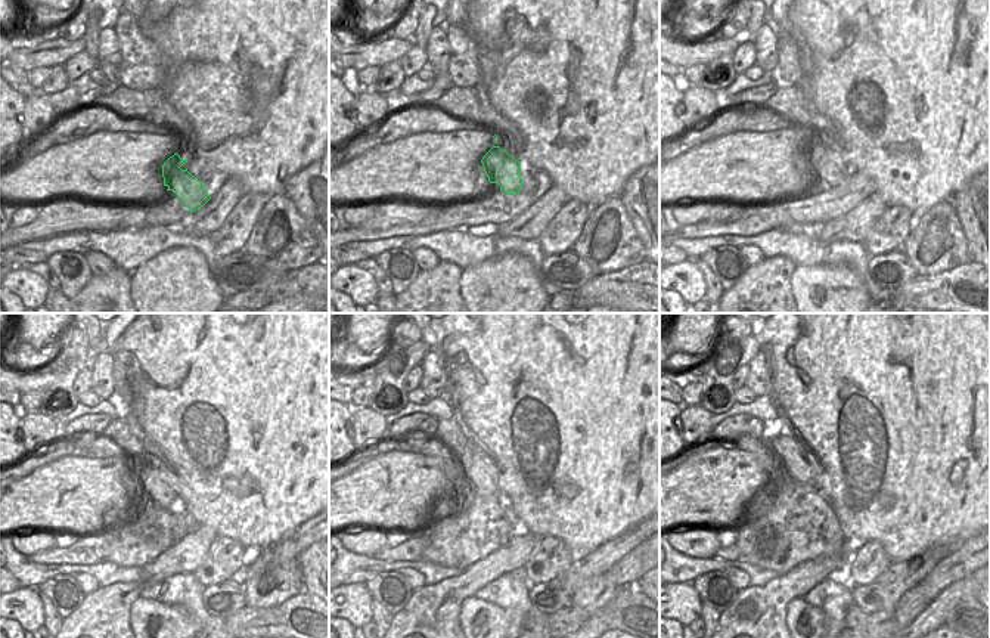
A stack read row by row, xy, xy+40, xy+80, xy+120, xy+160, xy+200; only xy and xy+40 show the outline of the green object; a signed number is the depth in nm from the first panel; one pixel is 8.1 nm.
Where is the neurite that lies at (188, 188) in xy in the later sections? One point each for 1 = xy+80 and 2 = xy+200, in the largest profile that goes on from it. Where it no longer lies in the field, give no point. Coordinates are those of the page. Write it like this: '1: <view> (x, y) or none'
1: xy+80 (815, 146)
2: xy+200 (790, 452)

